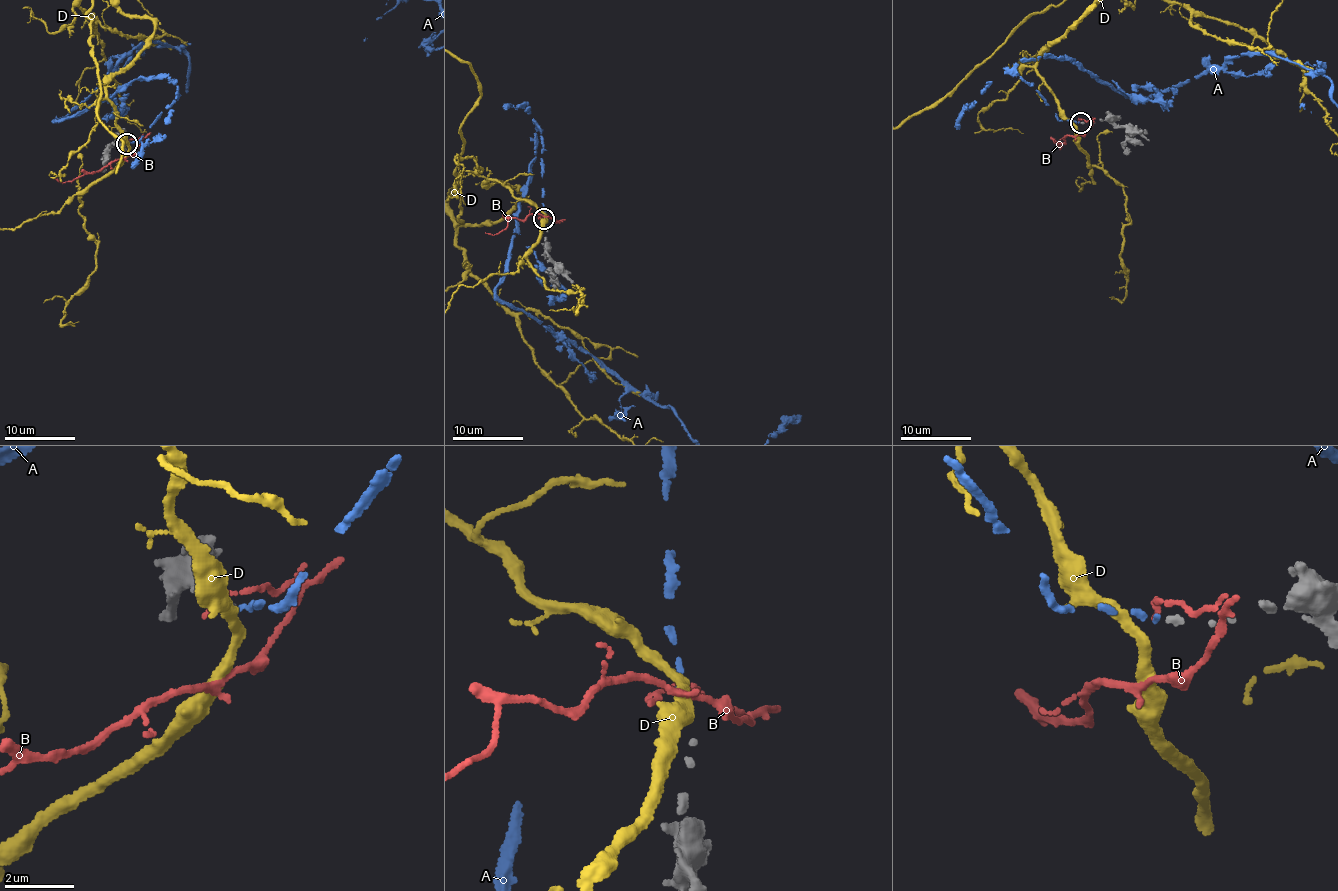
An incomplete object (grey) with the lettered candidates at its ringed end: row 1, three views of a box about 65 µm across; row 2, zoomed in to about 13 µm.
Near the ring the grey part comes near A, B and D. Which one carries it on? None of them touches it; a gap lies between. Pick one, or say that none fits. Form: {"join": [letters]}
{"join": ["A"]}

